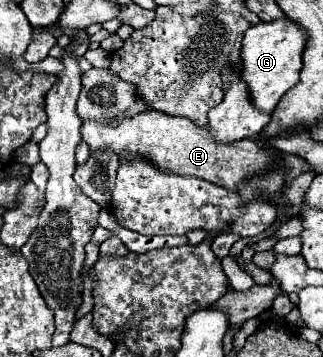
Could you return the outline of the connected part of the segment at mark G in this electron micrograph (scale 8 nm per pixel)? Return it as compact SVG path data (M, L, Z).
M289 17L267 21L267 23L257 23L247 29L243 37L243 47L241 47L241 61L243 61L243 79L249 85L251 101L257 105L257 109L271 113L279 99L299 83L299 73L301 73L301 59L303 59L303 49L307 43L307 31L291 21Z

